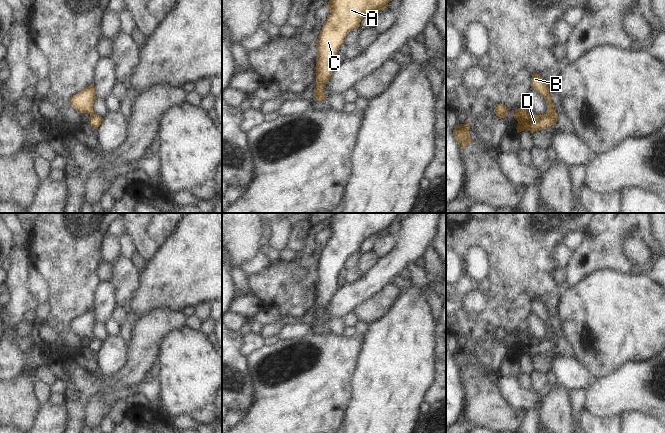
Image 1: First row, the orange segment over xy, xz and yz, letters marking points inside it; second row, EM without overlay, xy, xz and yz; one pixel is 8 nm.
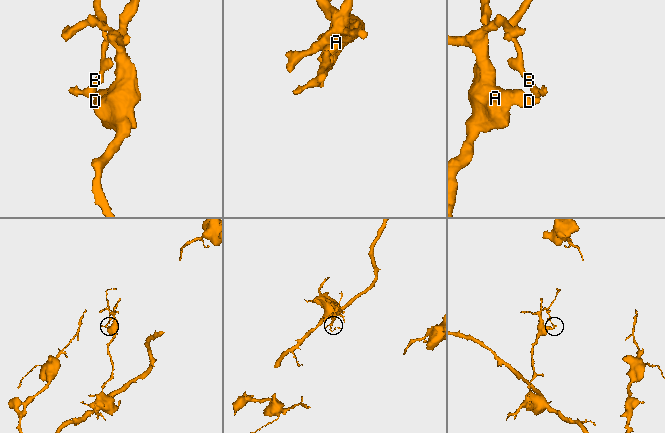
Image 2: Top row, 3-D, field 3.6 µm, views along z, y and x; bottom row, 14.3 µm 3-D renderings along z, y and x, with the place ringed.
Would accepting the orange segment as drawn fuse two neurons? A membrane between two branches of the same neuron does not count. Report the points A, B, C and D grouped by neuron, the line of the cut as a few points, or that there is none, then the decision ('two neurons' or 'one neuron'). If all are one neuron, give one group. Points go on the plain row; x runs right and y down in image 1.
groups A C D / B; cut yz (555, 336), (546, 338); two neurons

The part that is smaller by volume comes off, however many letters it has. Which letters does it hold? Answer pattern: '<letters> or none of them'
B

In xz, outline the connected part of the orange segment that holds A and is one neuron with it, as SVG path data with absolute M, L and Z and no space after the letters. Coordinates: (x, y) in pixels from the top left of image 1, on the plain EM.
M335 213L326 229L330 233L330 238L325 245L318 260L316 271L318 281L316 283L316 324L326 324L323 317L325 309L328 307L332 297L340 287L338 285L338 273L344 267L346 259L353 253L360 250L360 246L365 239L374 235L381 235L388 227L397 222L397 217L401 213Z

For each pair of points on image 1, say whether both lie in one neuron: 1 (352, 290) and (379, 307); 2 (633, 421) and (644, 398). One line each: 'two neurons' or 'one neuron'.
1: two neurons
2: two neurons

